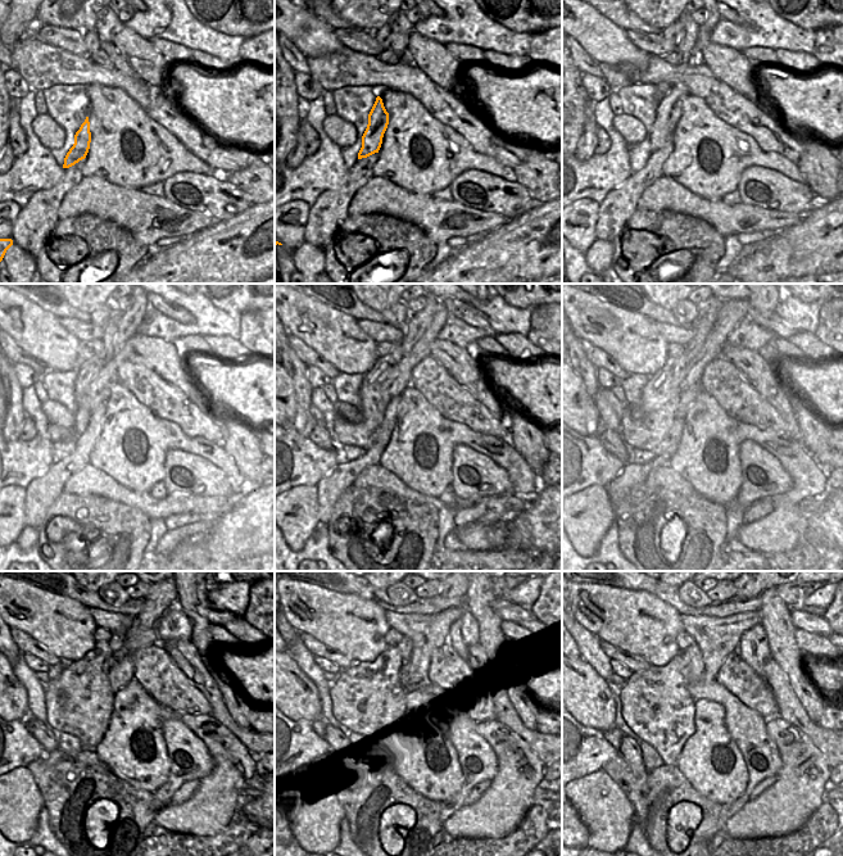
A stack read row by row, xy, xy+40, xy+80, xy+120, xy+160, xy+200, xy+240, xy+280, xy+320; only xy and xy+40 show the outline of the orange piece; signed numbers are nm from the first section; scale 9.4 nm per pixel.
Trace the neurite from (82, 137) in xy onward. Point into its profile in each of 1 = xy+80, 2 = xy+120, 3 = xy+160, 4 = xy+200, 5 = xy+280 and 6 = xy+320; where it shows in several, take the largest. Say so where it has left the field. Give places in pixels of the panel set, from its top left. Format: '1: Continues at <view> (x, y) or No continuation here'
1: Continues at xy+80 (669, 112)
2: Continues at xy+120 (99, 390)
3: Continues at xy+160 (398, 380)
4: Continues at xy+200 (732, 312)
5: Continues at xy+280 (445, 597)
6: Continues at xy+320 (742, 597)

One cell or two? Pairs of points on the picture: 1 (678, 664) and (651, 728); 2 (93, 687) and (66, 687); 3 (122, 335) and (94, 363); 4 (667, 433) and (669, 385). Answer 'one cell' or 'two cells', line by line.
1: one cell
2: one cell
3: two cells
4: one cell

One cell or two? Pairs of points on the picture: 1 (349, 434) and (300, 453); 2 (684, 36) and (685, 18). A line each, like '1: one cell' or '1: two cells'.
1: two cells
2: one cell

